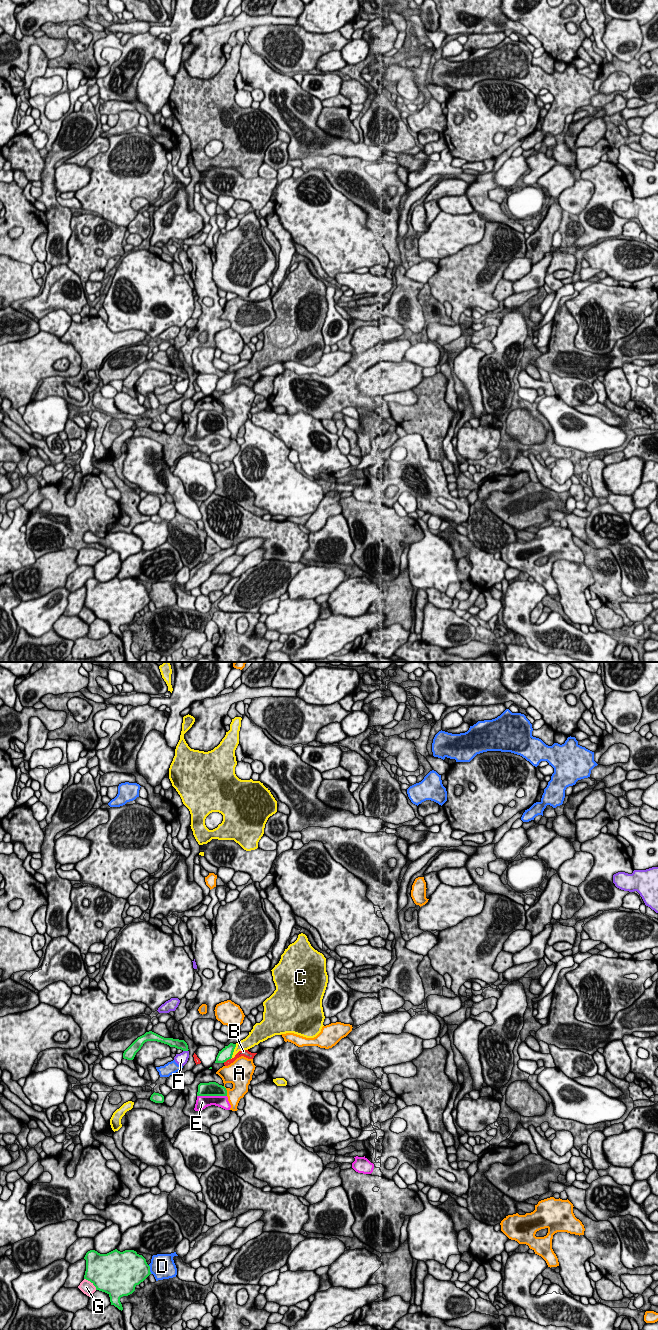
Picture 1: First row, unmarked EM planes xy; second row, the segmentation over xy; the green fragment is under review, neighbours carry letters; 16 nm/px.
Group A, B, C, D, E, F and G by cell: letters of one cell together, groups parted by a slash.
A / B / C / D / E / F / G

